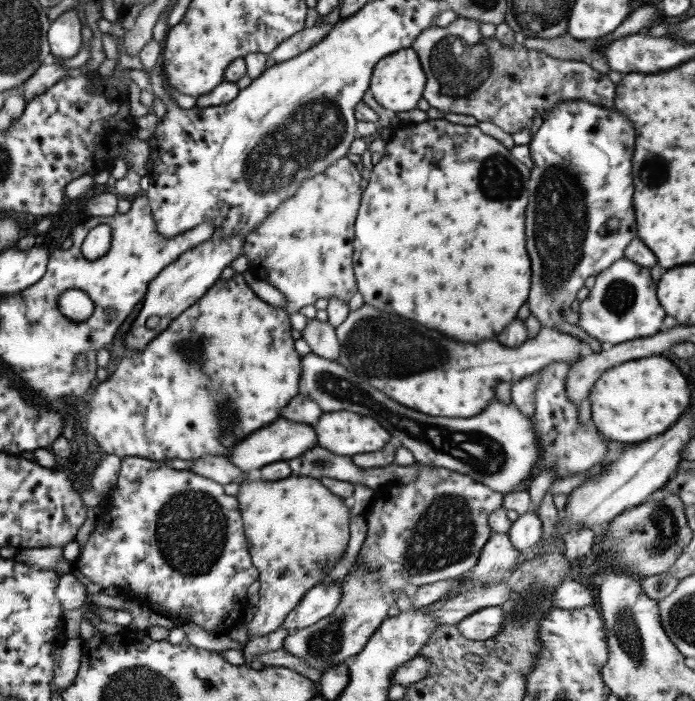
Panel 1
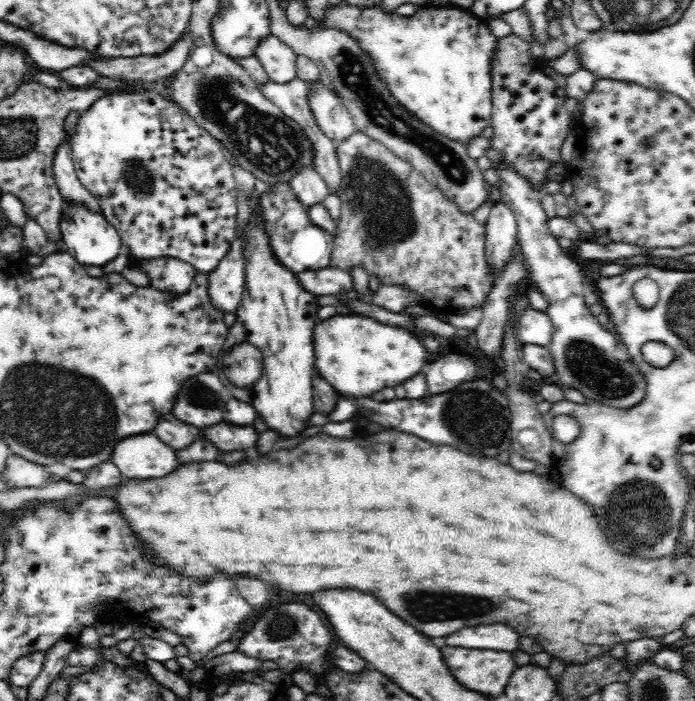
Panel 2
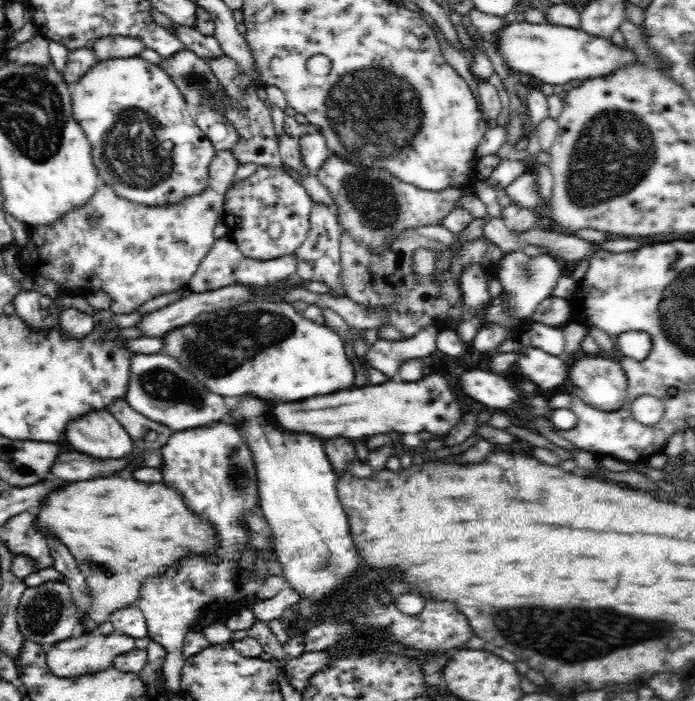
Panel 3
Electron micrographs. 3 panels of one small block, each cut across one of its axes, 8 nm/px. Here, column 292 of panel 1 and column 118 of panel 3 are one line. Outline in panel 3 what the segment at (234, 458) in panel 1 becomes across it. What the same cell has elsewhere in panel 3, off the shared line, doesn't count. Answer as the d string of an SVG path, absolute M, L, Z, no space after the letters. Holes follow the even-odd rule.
M96 410L72 420L64 432L70 446L98 458L128 458L134 452L126 428L108 410Z

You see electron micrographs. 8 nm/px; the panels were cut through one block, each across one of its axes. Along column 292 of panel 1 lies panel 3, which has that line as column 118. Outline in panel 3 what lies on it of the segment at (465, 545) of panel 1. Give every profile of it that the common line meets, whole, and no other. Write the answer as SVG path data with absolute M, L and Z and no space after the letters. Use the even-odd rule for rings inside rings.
M98 632L80 634L80 636L74 636L70 640L58 642L52 648L48 648L48 668L58 678L78 678L84 674L98 674L98 672L104 672L108 668L114 668L116 656L136 650L134 640L136 638L132 638L128 634L120 634L120 632L114 632L108 636L102 636Z

